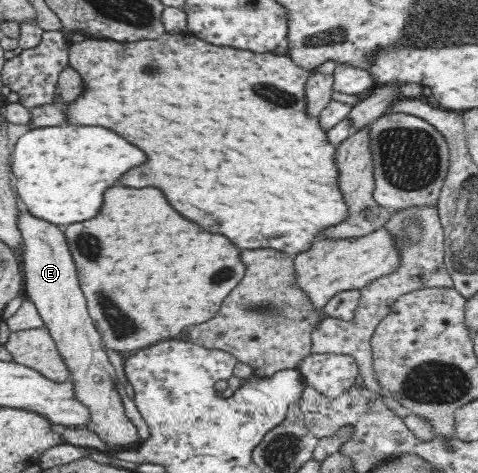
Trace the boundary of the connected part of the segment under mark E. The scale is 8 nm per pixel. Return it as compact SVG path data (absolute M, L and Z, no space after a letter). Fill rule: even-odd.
M18 214L19 230L24 239L24 294L35 304L45 329L51 334L58 352L68 367L74 398L88 409L89 419L80 426L92 431L110 451L130 448L140 442L138 428L126 415L118 377L95 323L86 310L76 278L76 267L64 236L63 228L34 218L31 214Z

